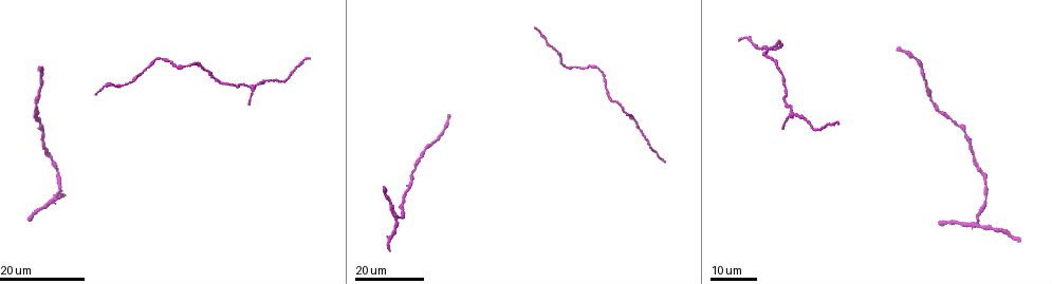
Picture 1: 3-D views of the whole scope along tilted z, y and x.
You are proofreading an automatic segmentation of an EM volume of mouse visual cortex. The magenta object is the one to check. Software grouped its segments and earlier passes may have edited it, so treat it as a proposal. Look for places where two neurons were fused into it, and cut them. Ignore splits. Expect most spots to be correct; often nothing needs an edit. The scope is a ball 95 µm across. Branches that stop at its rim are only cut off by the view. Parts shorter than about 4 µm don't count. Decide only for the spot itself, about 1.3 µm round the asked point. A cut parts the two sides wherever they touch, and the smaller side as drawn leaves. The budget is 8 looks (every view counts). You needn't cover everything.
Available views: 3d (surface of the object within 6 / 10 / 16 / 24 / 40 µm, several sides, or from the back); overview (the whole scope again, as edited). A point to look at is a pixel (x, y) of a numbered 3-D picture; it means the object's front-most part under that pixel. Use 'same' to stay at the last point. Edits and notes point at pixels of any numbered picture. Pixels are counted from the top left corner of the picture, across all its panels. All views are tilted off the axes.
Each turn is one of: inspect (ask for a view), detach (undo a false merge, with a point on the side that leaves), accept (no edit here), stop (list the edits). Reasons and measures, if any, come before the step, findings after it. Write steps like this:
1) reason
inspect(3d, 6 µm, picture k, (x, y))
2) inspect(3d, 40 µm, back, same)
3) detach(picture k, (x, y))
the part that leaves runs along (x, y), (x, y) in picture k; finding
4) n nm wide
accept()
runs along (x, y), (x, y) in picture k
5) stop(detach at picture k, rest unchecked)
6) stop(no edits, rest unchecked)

sudden change in width
inspect(3d, 24 µm, picture 1, (830, 126))

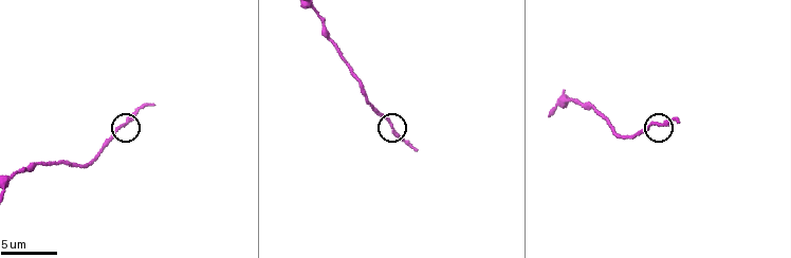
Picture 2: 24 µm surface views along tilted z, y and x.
inspect(3d, 10 µm, picture 2, (125, 125))

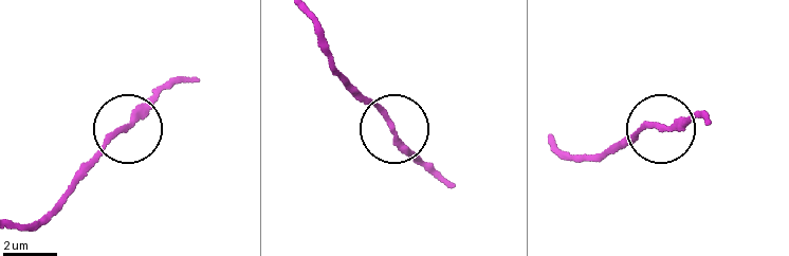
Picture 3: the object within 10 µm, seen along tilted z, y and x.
230 nm wide
accept()
runs along (312, 18), (340, 80), (381, 112), (403, 147), (433, 164) in picture 3; continuous, no second neuron

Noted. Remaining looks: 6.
calibre changes
inspect(3d, 24 µm, picture 1, (181, 65))

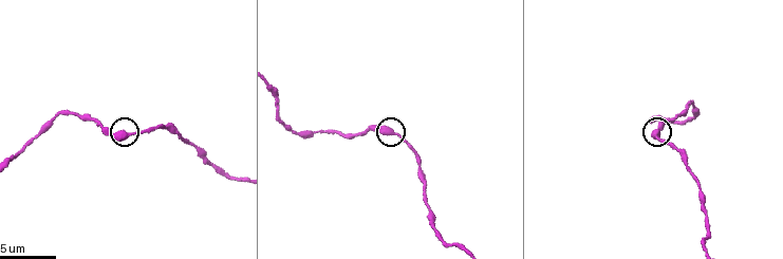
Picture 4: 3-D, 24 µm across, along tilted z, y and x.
inspect(3d, 10 µm, picture 4, (392, 129))

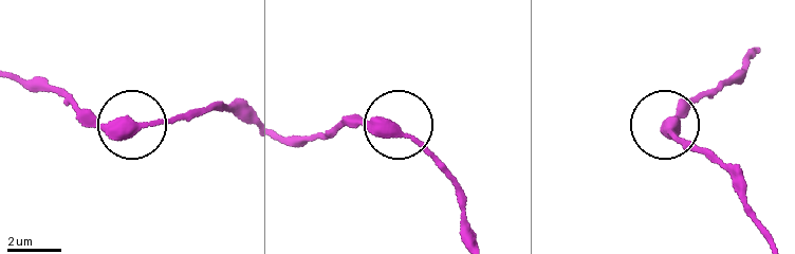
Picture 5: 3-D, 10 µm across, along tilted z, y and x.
inspect(3d, 6 µm, picture 5, (133, 128))

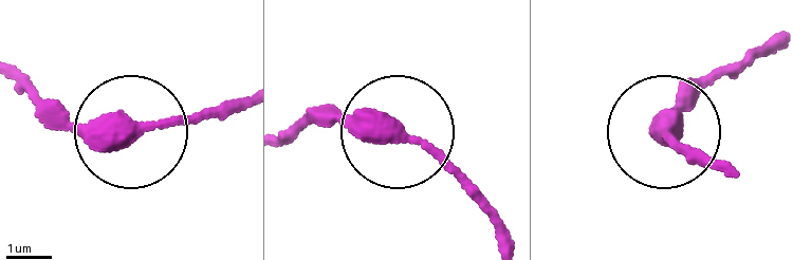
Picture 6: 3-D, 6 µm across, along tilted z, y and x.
accept()
runs along (286, 137), (349, 121), (403, 137), (499, 227) in picture 6; one neuron here

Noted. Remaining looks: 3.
inspect(3d, 16 µm, picture 1, (547, 45))

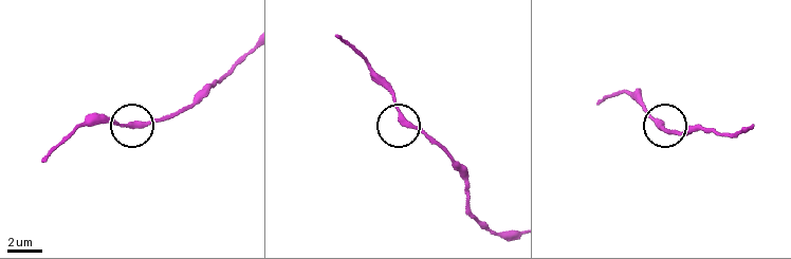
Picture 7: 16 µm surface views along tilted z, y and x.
zoom in
inspect(3d, 10 µm, picture 7, (136, 124))

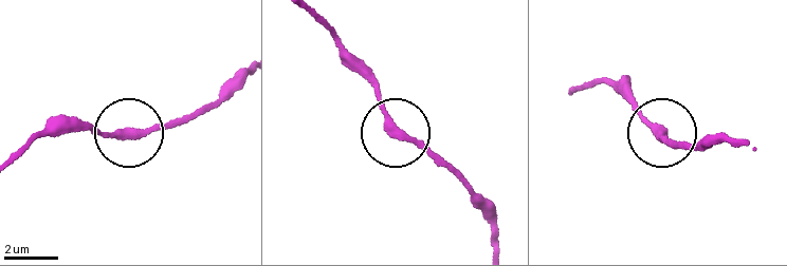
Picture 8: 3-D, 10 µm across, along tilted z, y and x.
accept()
all the same neuron

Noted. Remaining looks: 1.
stop(no edits, rest unchecked)

